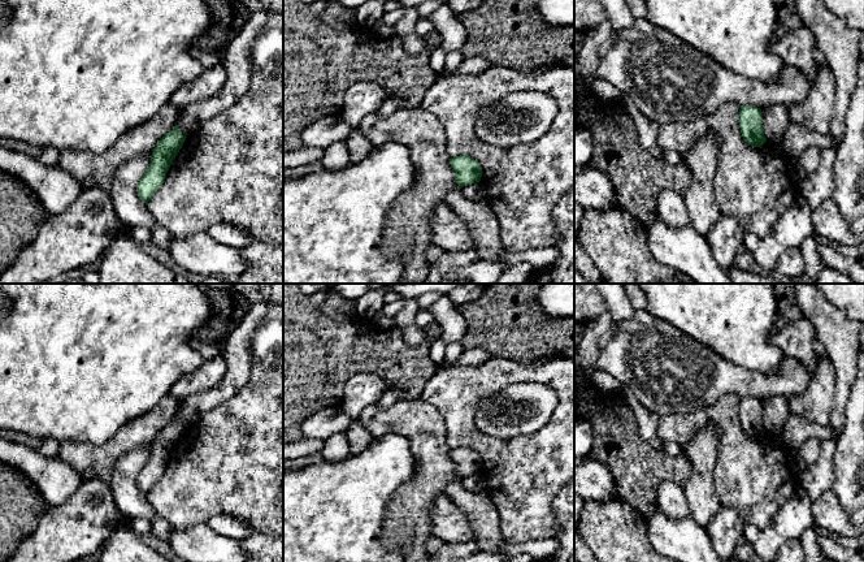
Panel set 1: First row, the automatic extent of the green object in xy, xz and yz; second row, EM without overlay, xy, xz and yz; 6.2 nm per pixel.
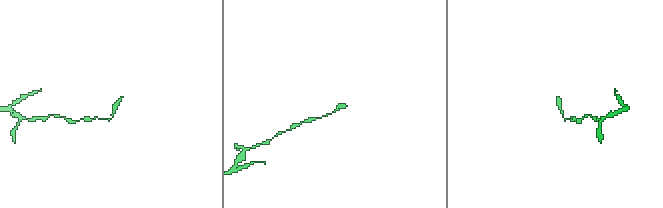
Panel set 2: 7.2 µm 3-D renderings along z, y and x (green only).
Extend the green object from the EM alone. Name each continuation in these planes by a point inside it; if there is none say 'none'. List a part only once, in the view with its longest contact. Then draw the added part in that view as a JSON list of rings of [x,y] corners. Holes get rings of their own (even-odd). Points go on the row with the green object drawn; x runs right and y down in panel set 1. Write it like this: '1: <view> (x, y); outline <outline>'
none

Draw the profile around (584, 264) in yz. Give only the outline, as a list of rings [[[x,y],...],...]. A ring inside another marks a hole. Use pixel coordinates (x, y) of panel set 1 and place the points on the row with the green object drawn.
[[[574,234],[574,271],[579,272],[589,284],[602,284],[602,277],[590,259],[590,256],[581,247],[576,234]]]

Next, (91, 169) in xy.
[[[168,103],[155,117],[123,133],[103,154],[65,150],[60,152],[58,168],[83,187],[101,187],[108,195],[116,169],[139,155],[153,150],[157,142],[177,124],[181,109]]]

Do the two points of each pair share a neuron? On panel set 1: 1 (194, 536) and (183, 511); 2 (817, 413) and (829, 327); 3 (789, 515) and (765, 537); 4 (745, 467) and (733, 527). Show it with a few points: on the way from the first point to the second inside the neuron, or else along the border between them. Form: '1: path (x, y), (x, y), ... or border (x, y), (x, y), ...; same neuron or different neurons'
1: border (204, 523), (174, 527); different neurons
2: border (828, 357), (833, 366), (836, 388); different neurons
3: path (784, 522), (772, 534); same neuron
4: border (724, 506), (733, 508), (747, 522); different neurons

